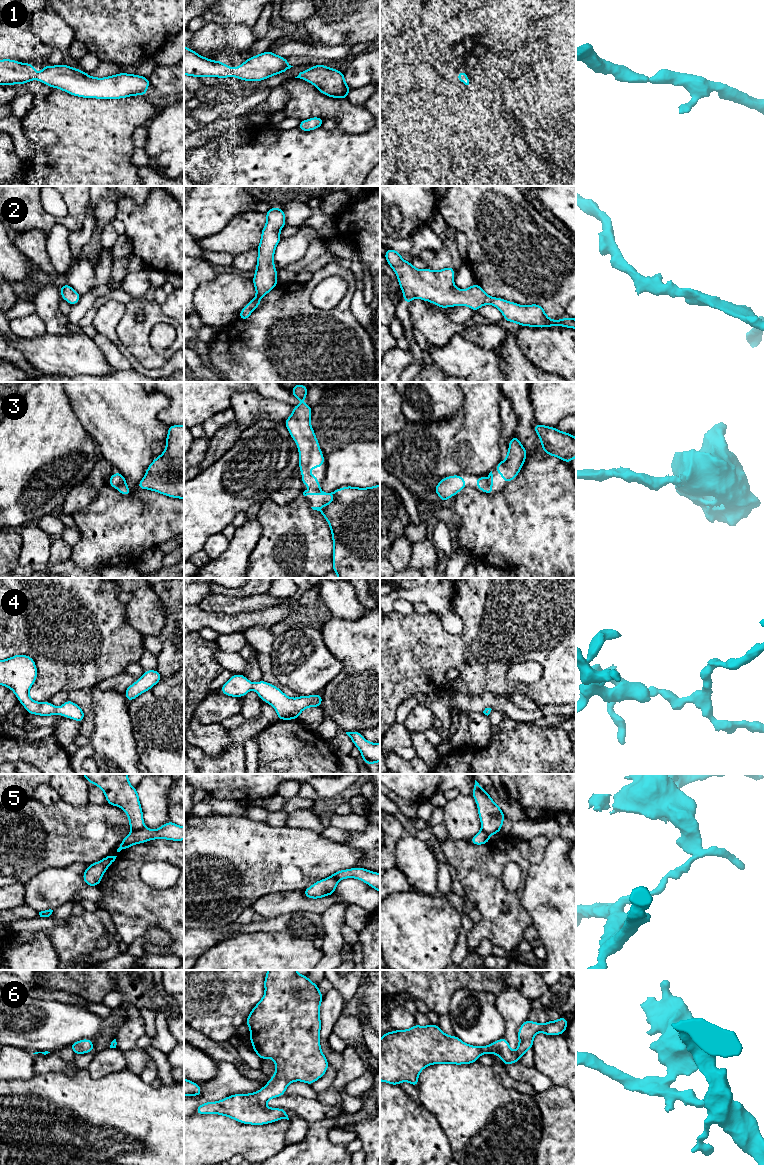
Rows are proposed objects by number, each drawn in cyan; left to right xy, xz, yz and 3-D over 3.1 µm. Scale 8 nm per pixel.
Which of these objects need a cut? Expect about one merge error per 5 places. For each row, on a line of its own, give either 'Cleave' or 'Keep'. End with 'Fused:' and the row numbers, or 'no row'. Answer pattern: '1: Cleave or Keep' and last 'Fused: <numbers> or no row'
1: Keep
2: Keep
3: Keep
4: Keep
5: Cleave
6: Keep
Fused: 5

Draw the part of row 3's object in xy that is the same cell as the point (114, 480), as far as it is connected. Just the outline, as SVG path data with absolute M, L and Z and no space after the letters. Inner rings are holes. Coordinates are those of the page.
M117 471L114 475L109 478L109 484L111 487L116 488L123 495L131 495L131 490L126 484L126 479Z

